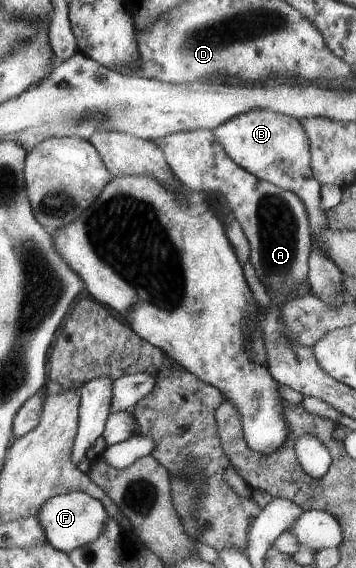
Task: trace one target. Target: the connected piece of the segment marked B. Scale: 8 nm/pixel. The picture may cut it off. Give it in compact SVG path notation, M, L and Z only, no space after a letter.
M250 109L224 121L212 133L236 165L254 177L294 193L304 203L310 237L314 237L316 233L320 233L320 229L327 226L326 211L320 211L320 185L312 177L309 141L297 119L268 109Z

